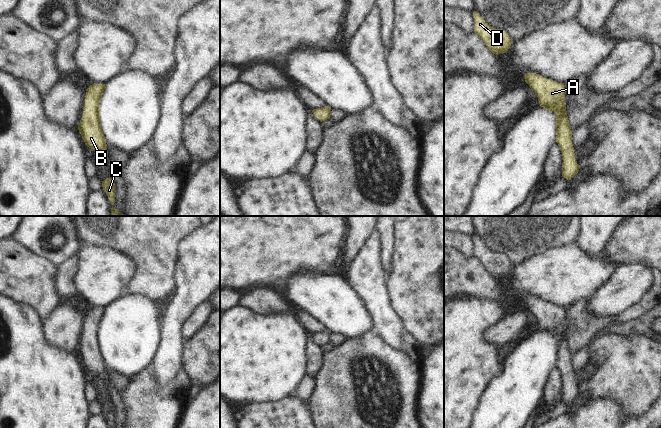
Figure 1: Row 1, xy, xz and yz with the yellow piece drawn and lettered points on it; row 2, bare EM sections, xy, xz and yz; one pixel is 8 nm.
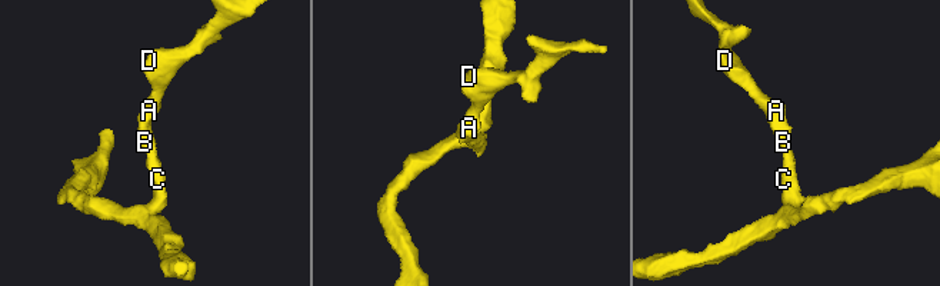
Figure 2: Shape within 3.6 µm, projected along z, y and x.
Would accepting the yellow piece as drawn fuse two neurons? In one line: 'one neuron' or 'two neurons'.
one neuron

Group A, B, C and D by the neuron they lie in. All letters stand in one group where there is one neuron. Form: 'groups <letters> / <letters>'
groups A B C D

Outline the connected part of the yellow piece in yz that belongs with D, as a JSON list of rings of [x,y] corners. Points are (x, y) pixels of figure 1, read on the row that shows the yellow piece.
[[[473,11],[474,33],[479,35],[487,48],[495,55],[504,54],[512,44],[512,39],[503,29],[489,26],[484,18]]]

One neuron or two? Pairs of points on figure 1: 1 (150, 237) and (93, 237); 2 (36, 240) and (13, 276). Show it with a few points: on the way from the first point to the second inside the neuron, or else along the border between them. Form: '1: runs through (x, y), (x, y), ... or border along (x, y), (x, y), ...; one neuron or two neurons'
1: runs through (136, 237), (107, 237); one neuron
2: border along (14, 237), (25, 246), (51, 261); two neurons

